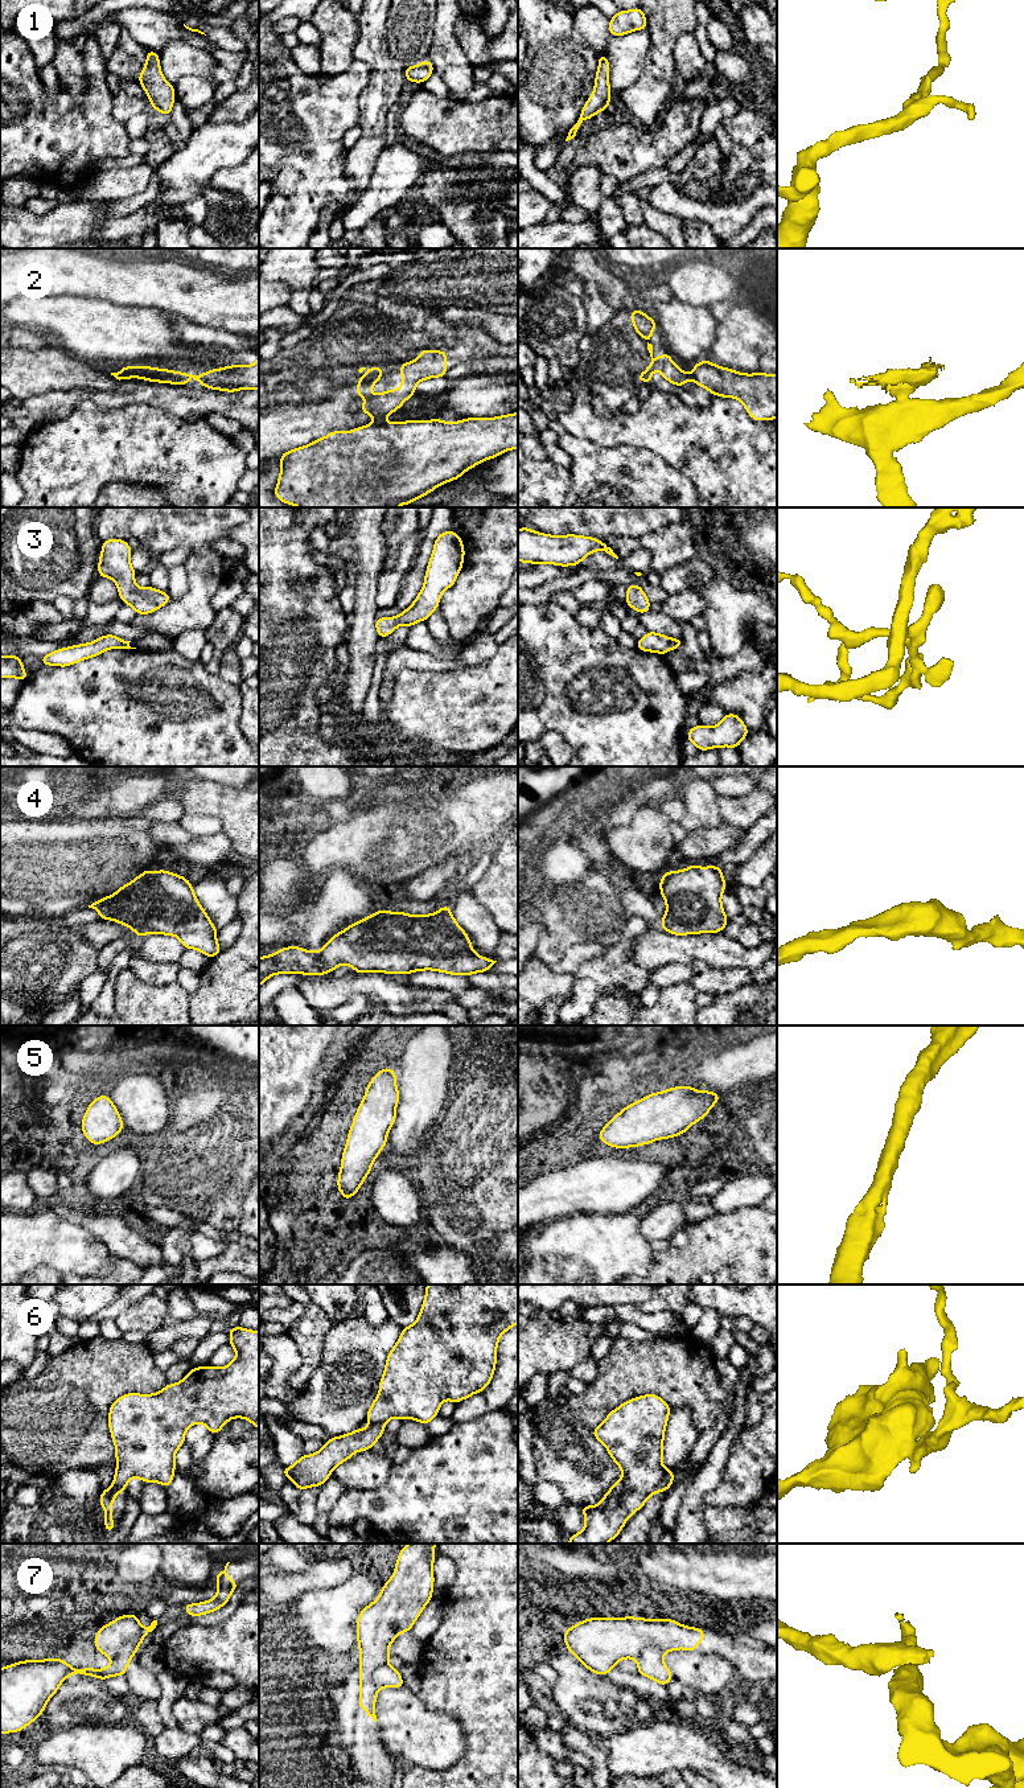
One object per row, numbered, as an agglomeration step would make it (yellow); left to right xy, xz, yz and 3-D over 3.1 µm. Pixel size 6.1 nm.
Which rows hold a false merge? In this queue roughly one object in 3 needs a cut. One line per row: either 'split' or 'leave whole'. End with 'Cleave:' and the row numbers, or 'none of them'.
1: leave whole
2: split
3: leave whole
4: leave whole
5: leave whole
6: split
7: split
Cleave: 2, 6, 7

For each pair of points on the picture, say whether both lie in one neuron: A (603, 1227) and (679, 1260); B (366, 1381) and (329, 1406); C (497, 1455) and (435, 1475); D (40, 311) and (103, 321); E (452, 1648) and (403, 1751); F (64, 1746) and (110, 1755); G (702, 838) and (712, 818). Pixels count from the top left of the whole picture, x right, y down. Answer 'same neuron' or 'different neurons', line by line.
A: different neurons
B: same neuron
C: same neuron
D: same neuron
E: different neurons
F: same neuron
G: different neurons

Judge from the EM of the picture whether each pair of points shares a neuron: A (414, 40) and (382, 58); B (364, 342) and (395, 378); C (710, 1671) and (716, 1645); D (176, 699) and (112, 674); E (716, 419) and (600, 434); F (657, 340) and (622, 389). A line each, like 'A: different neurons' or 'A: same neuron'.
A: different neurons
B: same neuron
C: different neurons
D: same neuron
E: same neuron
F: same neuron

